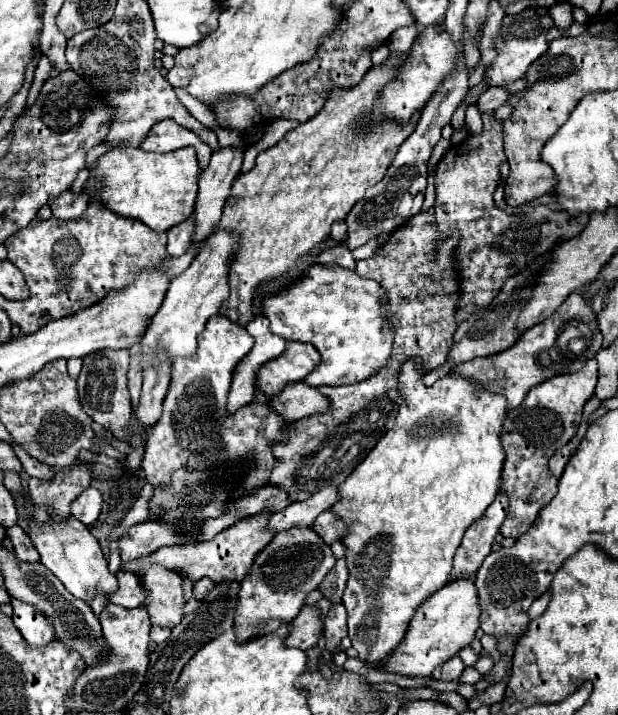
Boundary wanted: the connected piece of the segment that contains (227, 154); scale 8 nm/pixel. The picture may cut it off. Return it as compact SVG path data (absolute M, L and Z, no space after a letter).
M218 148L212 154L208 168L200 174L196 198L198 234L194 234L194 242L198 242L198 238L206 238L206 234L212 232L214 222L218 222L222 206L230 196L230 186L240 174L242 156L244 148Z

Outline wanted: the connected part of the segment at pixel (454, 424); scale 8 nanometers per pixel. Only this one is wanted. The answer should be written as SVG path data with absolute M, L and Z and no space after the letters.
M414 358L402 364L398 392L404 404L400 406L396 422L350 478L340 484L342 500L332 506L332 510L348 522L348 534L342 538L350 570L342 596L342 604L348 610L348 636L358 652L358 660L374 668L382 668L402 644L416 608L450 580L452 560L466 528L486 512L500 492L506 460L500 440L506 420L506 396L492 394L482 388L482 384L460 374L446 374L434 382L434 386L424 386L424 374Z

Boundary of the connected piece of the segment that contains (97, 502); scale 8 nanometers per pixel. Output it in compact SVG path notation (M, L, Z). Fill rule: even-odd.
M88 486L72 504L72 516L86 526L92 526L98 520L100 510L102 510L102 494L94 486Z

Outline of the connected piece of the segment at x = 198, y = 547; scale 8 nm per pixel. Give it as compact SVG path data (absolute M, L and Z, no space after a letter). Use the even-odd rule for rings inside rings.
M264 510L260 514L254 514L254 516L248 516L248 518L236 522L234 526L222 530L220 534L216 534L208 542L192 542L192 544L182 544L182 546L166 546L166 548L156 550L154 554L130 560L130 562L122 564L120 568L128 570L128 572L134 572L134 574L144 574L150 566L158 564L158 566L164 566L168 570L182 572L192 582L196 582L196 580L200 580L204 576L210 578L210 580L214 580L214 582L220 582L222 578L238 578L238 580L242 580L248 574L248 570L252 568L254 558L258 556L258 552L262 550L262 546L266 546L266 542L270 542L274 538L274 534L276 534L276 530L268 528L268 518L270 518L270 512Z

